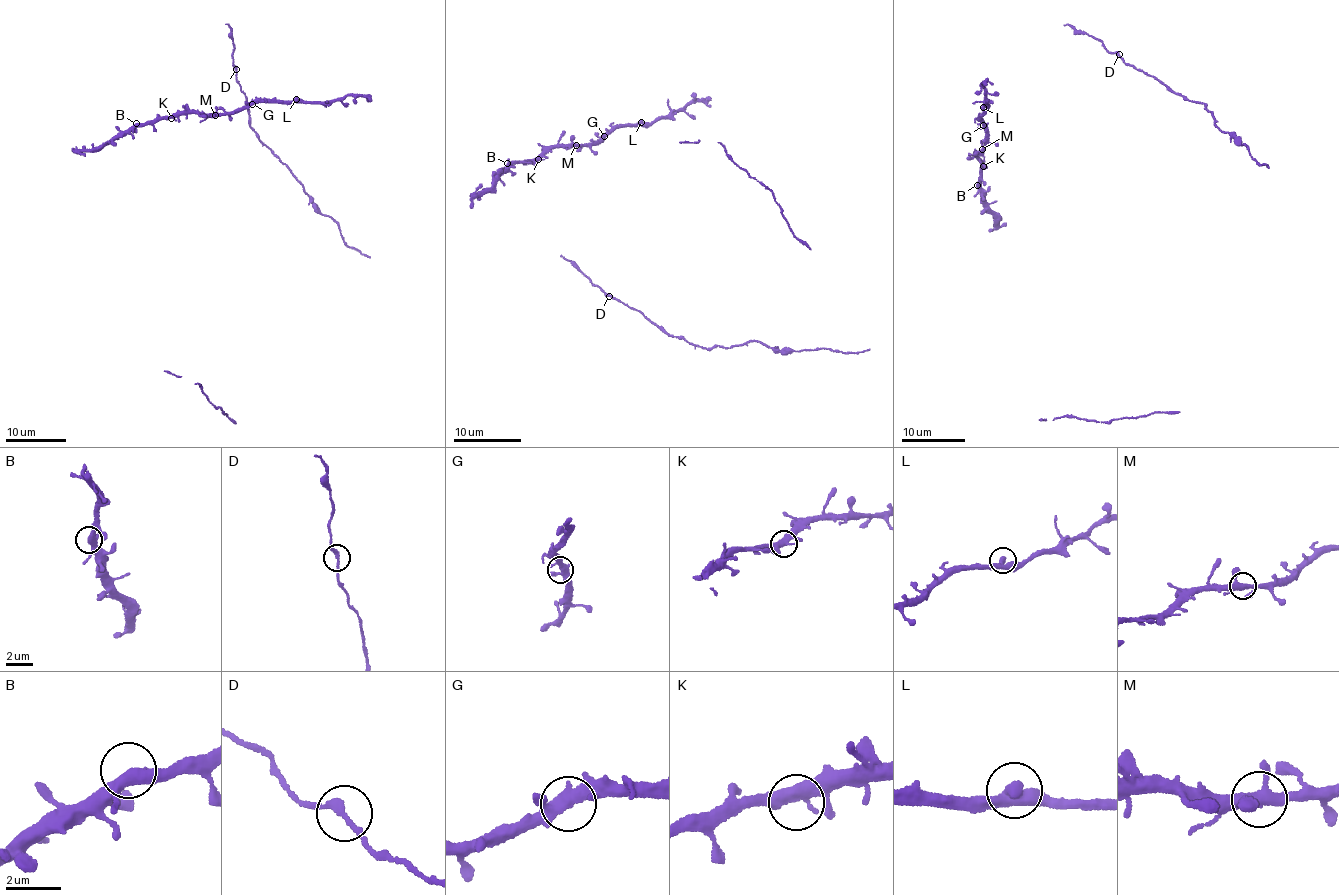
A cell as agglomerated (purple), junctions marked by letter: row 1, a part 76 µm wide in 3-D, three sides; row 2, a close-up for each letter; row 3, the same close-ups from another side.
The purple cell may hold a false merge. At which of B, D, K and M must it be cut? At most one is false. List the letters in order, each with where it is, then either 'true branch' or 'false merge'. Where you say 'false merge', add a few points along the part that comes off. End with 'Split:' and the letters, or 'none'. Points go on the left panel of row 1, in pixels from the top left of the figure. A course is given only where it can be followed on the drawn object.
B: place (136, 123); true branch
D: place (236, 69); true branch
K: place (171, 118); true branch
M: place (215, 115); true branch
Split: none

